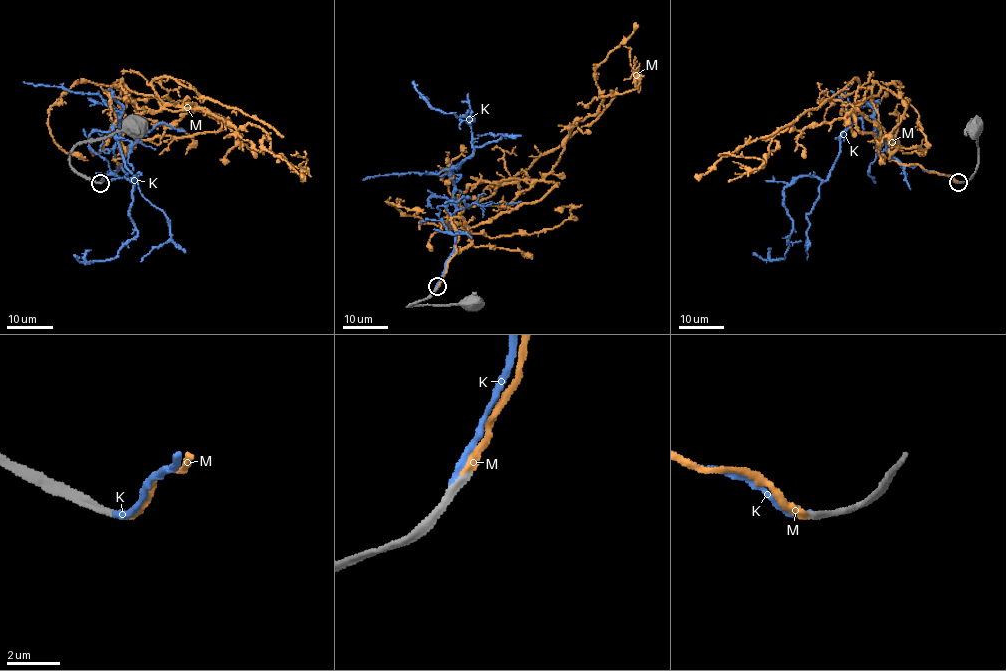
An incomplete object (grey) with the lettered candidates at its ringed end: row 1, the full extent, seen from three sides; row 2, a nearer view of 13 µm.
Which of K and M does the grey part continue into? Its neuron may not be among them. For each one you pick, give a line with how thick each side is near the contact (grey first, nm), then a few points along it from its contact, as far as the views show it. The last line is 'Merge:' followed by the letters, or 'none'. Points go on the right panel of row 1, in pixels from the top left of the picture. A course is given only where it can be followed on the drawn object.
M: 280/360 nm | via (959, 183), (890, 160), (899, 143), (862, 133), (851, 112), (791, 124), (762, 168), (718, 154)
Merge: M

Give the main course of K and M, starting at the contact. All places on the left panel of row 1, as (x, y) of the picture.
K: (98, 183), (118, 164), (116, 115), (137, 179), (137, 235), (115, 257), (75, 254)
M: (100, 183), (132, 145), (215, 132), (222, 120), (208, 110), (259, 126), (275, 154), (304, 168), (290, 154)

